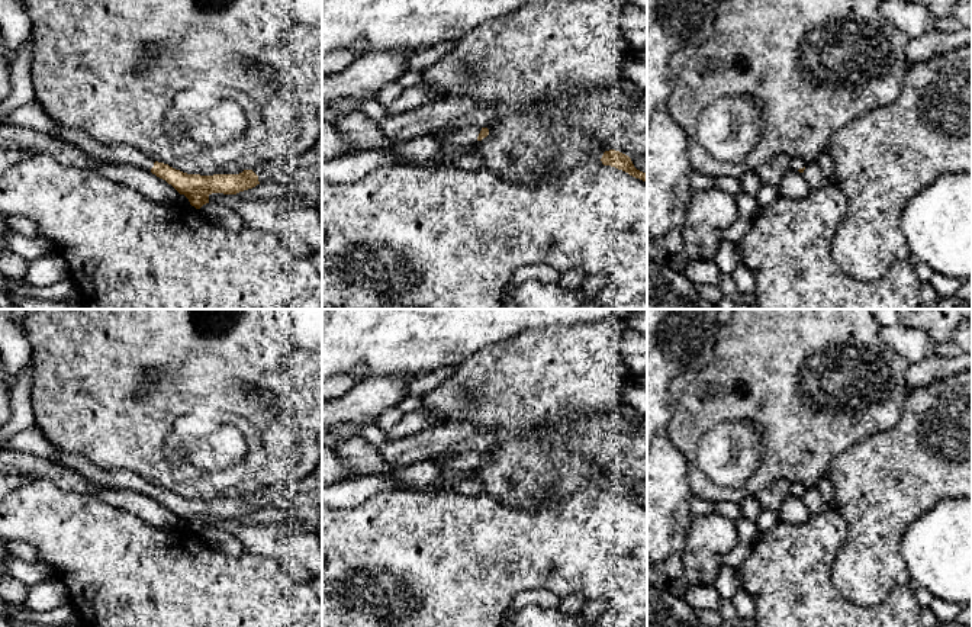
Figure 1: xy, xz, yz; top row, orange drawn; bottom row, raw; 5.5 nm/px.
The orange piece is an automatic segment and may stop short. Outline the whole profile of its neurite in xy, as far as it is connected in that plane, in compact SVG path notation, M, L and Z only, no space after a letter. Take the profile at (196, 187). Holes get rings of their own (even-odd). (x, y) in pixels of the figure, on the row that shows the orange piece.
M58 123L52 128L49 135L81 148L86 154L97 160L151 171L171 184L180 194L184 194L196 209L209 203L212 193L236 194L260 184L258 176L252 170L244 170L239 174L187 174L168 164L154 161L129 144L104 145L81 129Z

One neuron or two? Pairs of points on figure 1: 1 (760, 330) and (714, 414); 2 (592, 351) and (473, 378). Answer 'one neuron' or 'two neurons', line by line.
1: one neuron
2: one neuron

